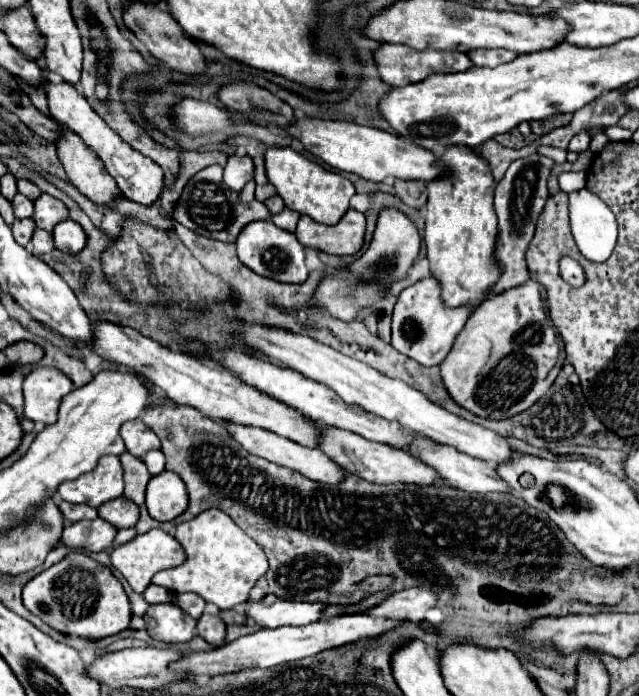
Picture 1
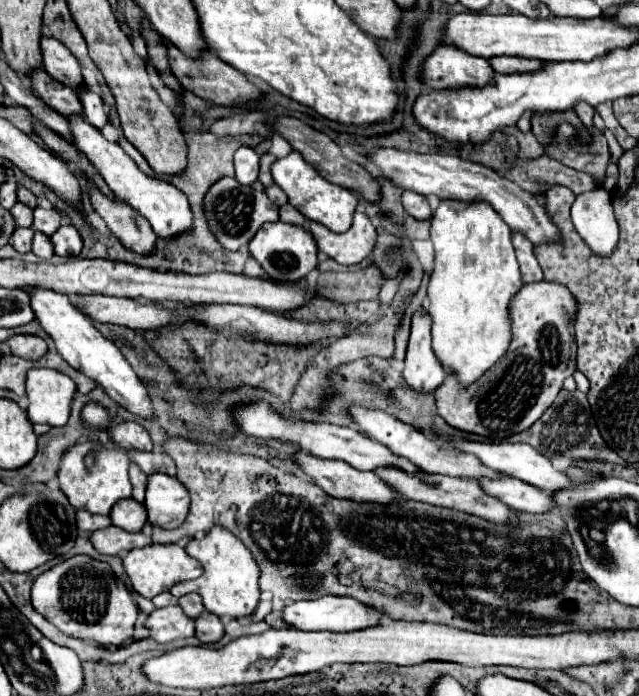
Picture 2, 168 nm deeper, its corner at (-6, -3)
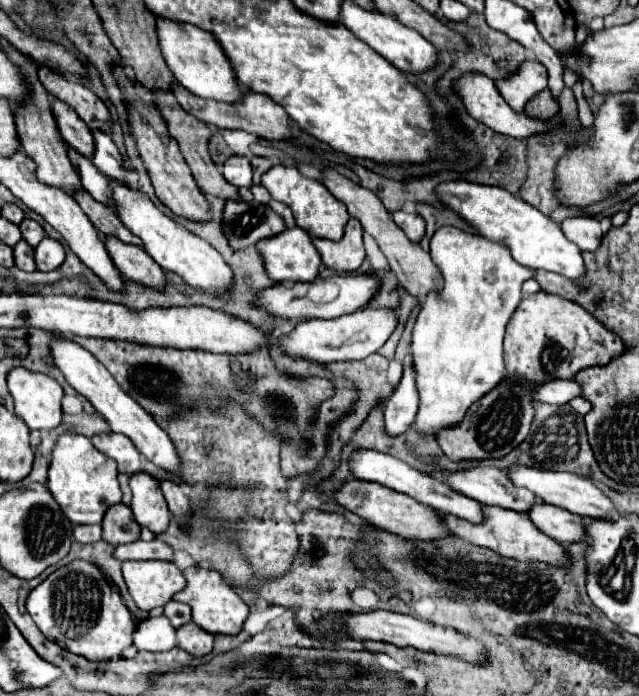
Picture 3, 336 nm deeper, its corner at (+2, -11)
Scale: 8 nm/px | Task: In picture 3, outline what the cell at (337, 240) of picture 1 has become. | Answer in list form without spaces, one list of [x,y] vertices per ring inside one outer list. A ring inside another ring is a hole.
[[[350,219],[346,223],[346,231],[340,241],[314,239],[312,243],[318,249],[324,265],[334,269],[336,273],[356,271],[366,257],[362,243],[362,225],[358,223],[358,219]]]

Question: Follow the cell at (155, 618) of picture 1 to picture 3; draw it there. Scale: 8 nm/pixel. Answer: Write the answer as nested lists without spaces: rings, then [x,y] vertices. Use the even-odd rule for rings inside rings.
[[[148,617],[138,623],[134,631],[134,645],[138,651],[170,651],[176,647],[176,629],[162,617]]]

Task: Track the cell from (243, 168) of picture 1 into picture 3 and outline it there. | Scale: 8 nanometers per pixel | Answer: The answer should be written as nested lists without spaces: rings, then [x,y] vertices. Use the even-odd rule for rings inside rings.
[[[232,155],[222,165],[222,175],[234,187],[250,187],[252,185],[252,167],[246,157]]]

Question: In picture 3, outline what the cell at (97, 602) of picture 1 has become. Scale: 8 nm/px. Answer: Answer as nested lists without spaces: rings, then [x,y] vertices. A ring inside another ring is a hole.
[[[72,561],[48,575],[30,593],[26,609],[50,641],[88,661],[118,659],[132,645],[132,633],[136,629],[132,613],[124,607],[120,593],[110,587],[104,573],[88,561]]]

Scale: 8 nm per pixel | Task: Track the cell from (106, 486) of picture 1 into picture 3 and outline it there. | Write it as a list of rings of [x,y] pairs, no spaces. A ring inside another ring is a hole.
[[[64,433],[54,445],[52,463],[48,469],[48,489],[62,507],[64,515],[76,525],[102,523],[102,517],[110,505],[122,501],[122,491],[116,479],[116,463],[102,455],[88,437],[78,433]]]

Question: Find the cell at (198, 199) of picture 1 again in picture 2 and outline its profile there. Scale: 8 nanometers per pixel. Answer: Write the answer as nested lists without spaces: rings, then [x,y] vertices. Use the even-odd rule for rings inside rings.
[[[222,177],[204,195],[204,215],[218,243],[222,243],[228,251],[240,251],[248,245],[262,223],[278,221],[278,207],[270,203],[266,193],[254,191],[250,185],[240,185],[234,177]]]

